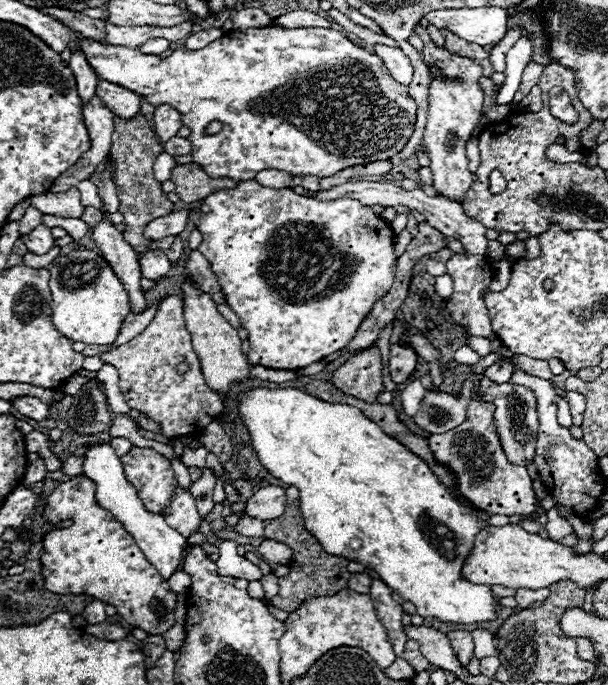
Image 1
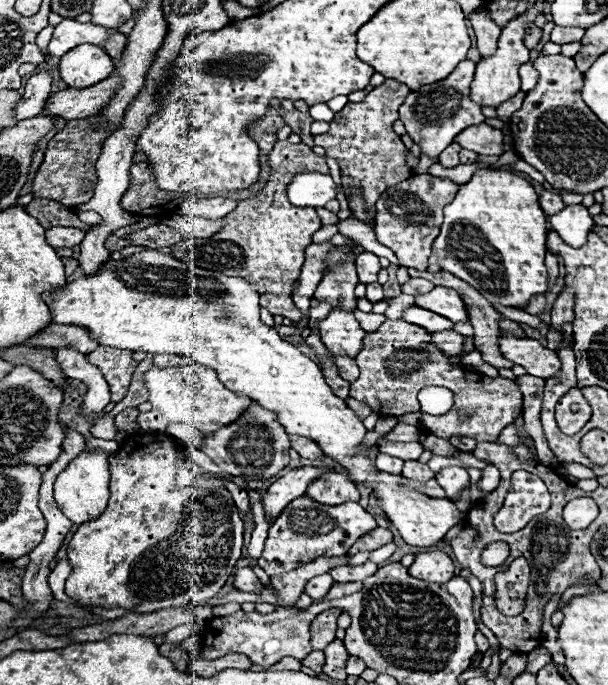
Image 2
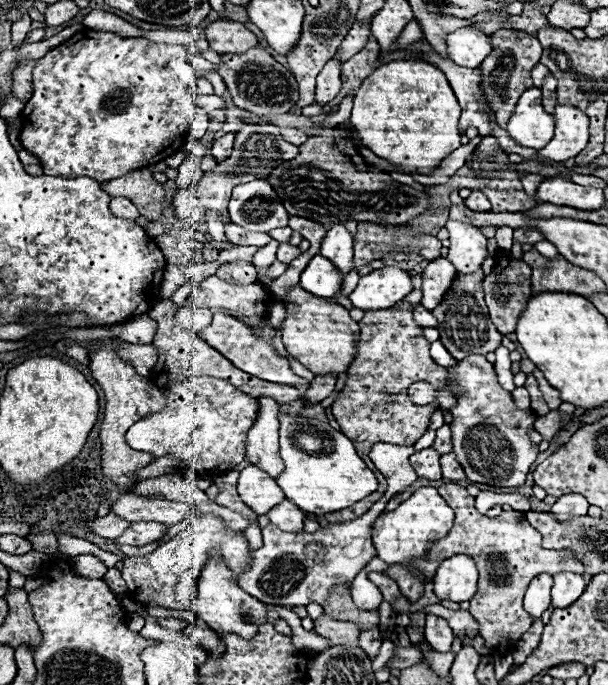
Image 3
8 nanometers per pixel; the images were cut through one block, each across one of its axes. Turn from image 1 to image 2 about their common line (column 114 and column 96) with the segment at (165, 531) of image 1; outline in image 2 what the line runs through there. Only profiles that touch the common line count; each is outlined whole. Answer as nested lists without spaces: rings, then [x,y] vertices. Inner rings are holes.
[[[80,452],[70,464],[68,468],[58,476],[58,480],[54,482],[54,498],[56,504],[60,506],[60,510],[64,512],[64,516],[68,520],[72,520],[72,524],[84,524],[94,520],[96,516],[100,516],[106,510],[108,504],[108,482],[110,482],[110,472],[108,472],[108,454],[104,452]]]

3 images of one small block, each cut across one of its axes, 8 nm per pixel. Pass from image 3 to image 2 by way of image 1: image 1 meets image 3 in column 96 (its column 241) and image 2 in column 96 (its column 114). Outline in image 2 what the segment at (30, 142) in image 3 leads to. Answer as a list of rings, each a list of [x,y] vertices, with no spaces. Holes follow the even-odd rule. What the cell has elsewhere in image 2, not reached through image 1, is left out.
[[[80,44],[60,60],[60,76],[72,88],[88,88],[112,76],[116,64],[108,52],[94,44]]]

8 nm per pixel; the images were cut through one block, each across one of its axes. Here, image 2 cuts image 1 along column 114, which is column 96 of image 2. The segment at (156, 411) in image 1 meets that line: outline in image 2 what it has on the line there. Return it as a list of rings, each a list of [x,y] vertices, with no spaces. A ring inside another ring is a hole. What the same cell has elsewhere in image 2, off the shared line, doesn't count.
[[[98,346],[94,352],[86,354],[86,360],[102,372],[104,380],[110,386],[112,402],[120,402],[126,396],[132,374],[138,366],[138,362],[134,360],[134,352],[120,352],[118,348]]]

